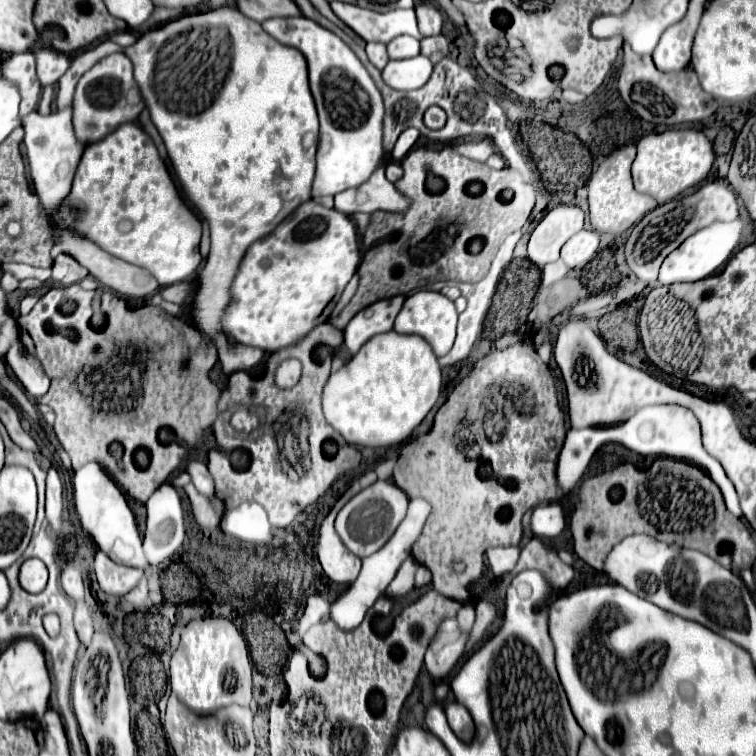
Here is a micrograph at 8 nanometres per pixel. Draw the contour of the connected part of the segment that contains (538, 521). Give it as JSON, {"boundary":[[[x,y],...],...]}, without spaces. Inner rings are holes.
{"boundary":[[[551,502],[547,506],[537,506],[537,510],[533,510],[531,514],[529,526],[531,526],[531,534],[543,534],[545,538],[557,538],[565,528],[561,506],[557,502]]]}

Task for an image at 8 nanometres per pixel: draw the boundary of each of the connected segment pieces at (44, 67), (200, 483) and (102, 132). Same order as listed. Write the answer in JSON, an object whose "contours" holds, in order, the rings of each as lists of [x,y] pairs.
{"contours":[[[[47,48],[35,50],[35,56],[37,56],[37,76],[41,86],[53,86],[61,78],[61,74],[69,68],[71,62],[69,56]]],[[[189,460],[189,462],[187,462],[187,474],[191,476],[193,486],[195,486],[201,494],[213,496],[213,478],[211,478],[205,462]]],[[[109,54],[101,62],[97,62],[89,72],[81,76],[75,88],[75,102],[73,102],[73,128],[77,140],[81,144],[91,144],[101,138],[105,138],[109,132],[113,132],[119,124],[135,122],[141,110],[145,108],[145,102],[141,98],[139,86],[133,80],[133,64],[123,54]]]]}

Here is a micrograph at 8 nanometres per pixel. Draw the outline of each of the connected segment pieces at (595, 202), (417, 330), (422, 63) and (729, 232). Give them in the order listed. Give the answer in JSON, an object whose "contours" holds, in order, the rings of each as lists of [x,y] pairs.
{"contours":[[[[623,146],[611,152],[601,166],[589,178],[589,212],[591,212],[591,226],[597,232],[609,234],[623,234],[633,224],[641,222],[653,208],[657,208],[657,200],[649,194],[639,194],[631,182],[631,164],[635,160],[635,146]]],[[[427,290],[409,296],[395,320],[395,330],[399,334],[417,334],[425,338],[437,356],[445,356],[451,350],[455,340],[455,326],[457,326],[455,304],[441,292],[427,292]]],[[[419,54],[415,58],[407,58],[407,60],[391,60],[381,76],[385,80],[385,84],[389,84],[395,90],[417,90],[421,88],[429,76],[433,72],[433,64],[429,62],[427,56]]],[[[743,218],[725,224],[725,222],[717,222],[711,224],[709,228],[703,228],[699,232],[695,232],[693,236],[689,236],[679,248],[675,248],[661,264],[661,272],[659,272],[659,284],[675,284],[675,282],[697,282],[703,280],[707,276],[711,276],[713,272],[717,272],[733,254],[735,246],[741,240],[741,232],[743,232]]]]}

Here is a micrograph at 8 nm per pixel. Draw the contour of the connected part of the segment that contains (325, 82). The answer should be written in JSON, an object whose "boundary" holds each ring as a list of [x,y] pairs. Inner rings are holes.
{"boundary":[[[305,16],[269,18],[263,22],[263,28],[277,42],[301,50],[309,64],[309,84],[321,126],[311,198],[335,196],[341,190],[363,184],[385,156],[381,132],[383,100],[369,72],[339,36]]]}

